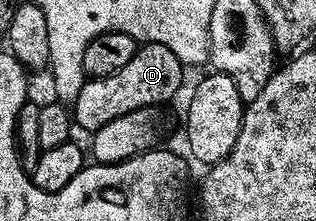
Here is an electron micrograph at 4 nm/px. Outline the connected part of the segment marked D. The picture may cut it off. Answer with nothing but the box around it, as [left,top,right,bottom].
[73,43,185,131]

